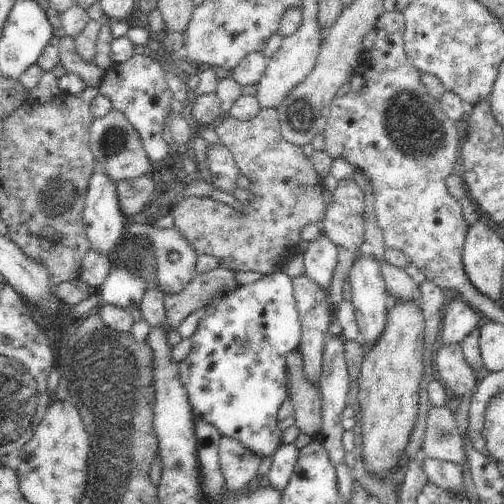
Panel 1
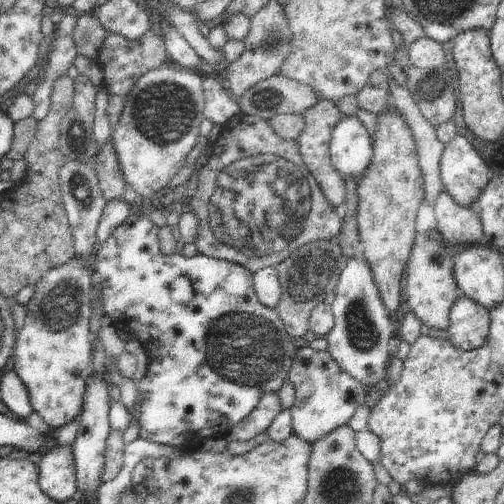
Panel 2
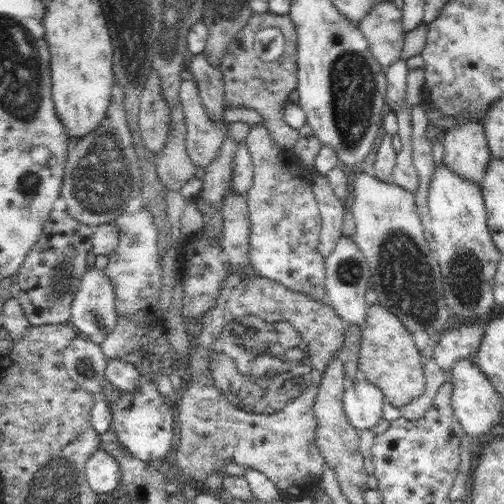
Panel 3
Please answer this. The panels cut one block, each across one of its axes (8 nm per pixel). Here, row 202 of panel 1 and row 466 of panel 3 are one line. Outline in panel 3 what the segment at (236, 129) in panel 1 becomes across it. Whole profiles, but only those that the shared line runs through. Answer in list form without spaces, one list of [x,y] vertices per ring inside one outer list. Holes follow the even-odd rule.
[[[225,266],[225,268],[227,268],[227,278],[221,284],[221,296],[217,298],[217,306],[211,312],[205,314],[201,332],[191,336],[189,356],[185,360],[189,364],[191,378],[189,378],[189,384],[183,384],[183,390],[177,396],[177,418],[179,418],[177,426],[179,426],[179,432],[181,432],[181,440],[175,448],[177,450],[175,466],[169,472],[175,478],[177,476],[181,476],[181,478],[189,476],[197,484],[197,488],[201,488],[201,484],[205,482],[205,478],[211,472],[221,472],[221,468],[225,464],[233,462],[237,466],[247,466],[247,468],[253,468],[253,470],[265,474],[265,478],[269,478],[269,482],[273,482],[273,486],[279,490],[281,498],[285,498],[285,500],[293,502],[293,500],[309,498],[319,488],[319,480],[321,480],[321,474],[323,474],[323,468],[325,468],[325,458],[321,456],[321,452],[317,448],[317,442],[315,442],[315,438],[317,438],[317,418],[313,414],[313,404],[315,404],[315,396],[317,396],[317,390],[319,390],[325,368],[329,366],[331,358],[335,358],[343,350],[343,342],[345,342],[343,320],[341,320],[341,316],[335,314],[335,310],[327,302],[311,298],[303,292],[285,290],[277,282],[271,282],[271,280],[265,280],[265,278],[257,278],[257,276],[255,278],[251,278],[251,276],[241,278],[229,266]]]

